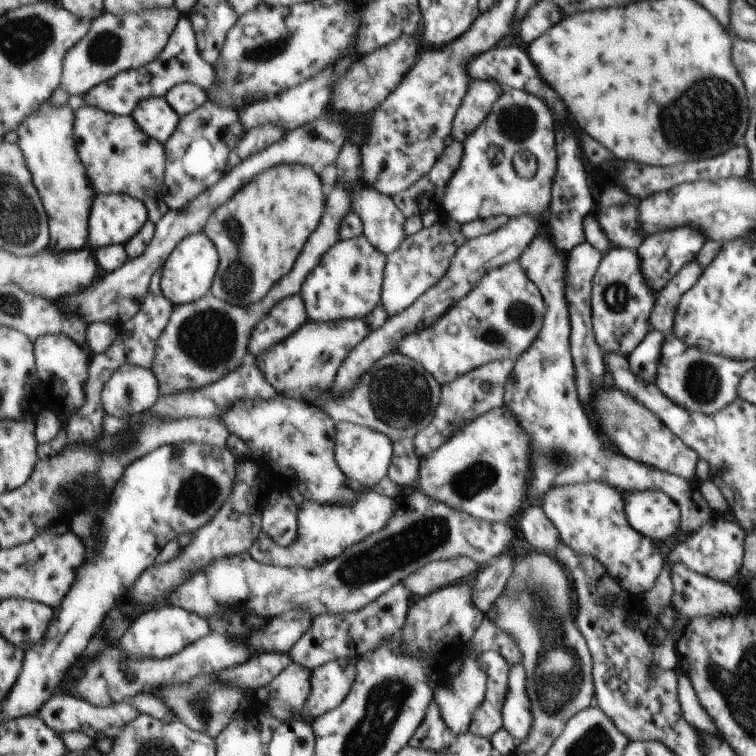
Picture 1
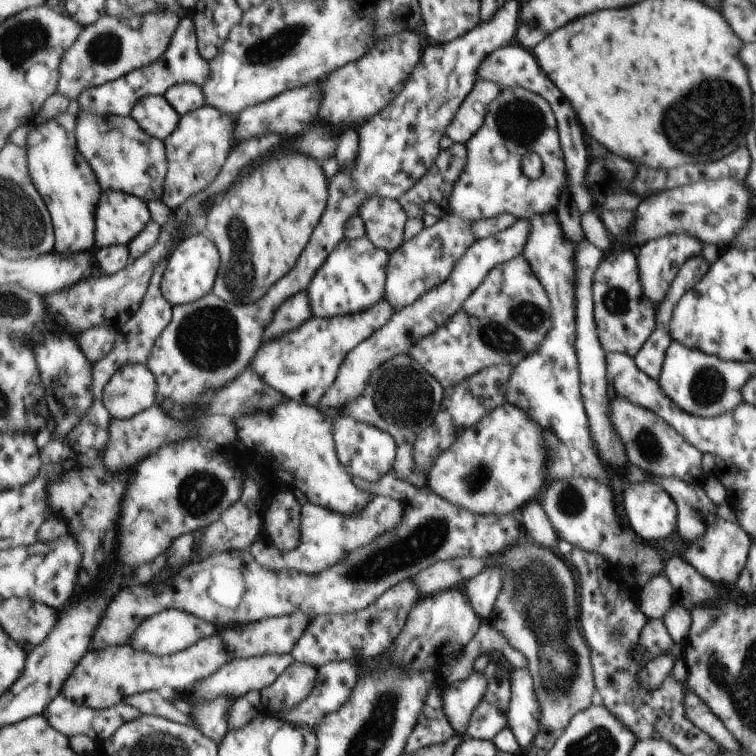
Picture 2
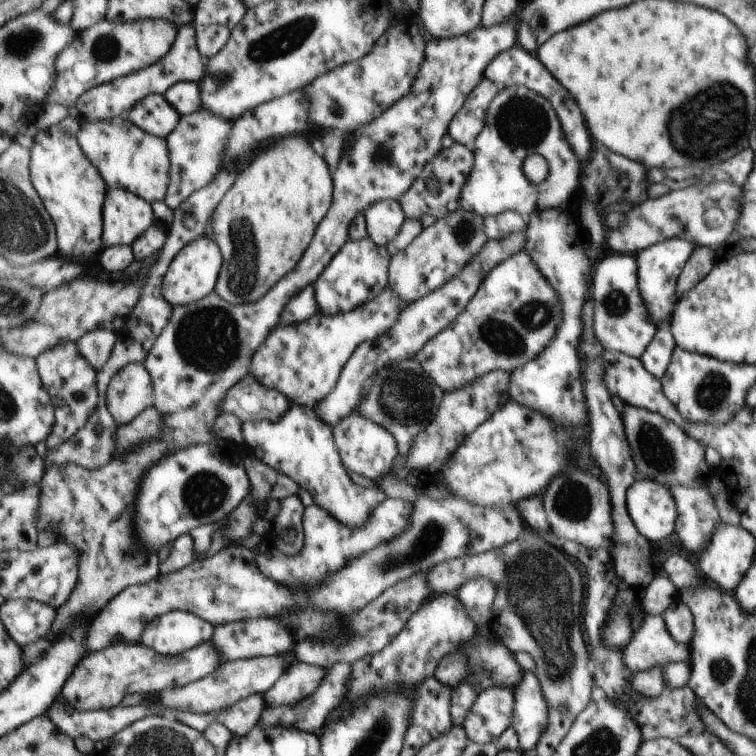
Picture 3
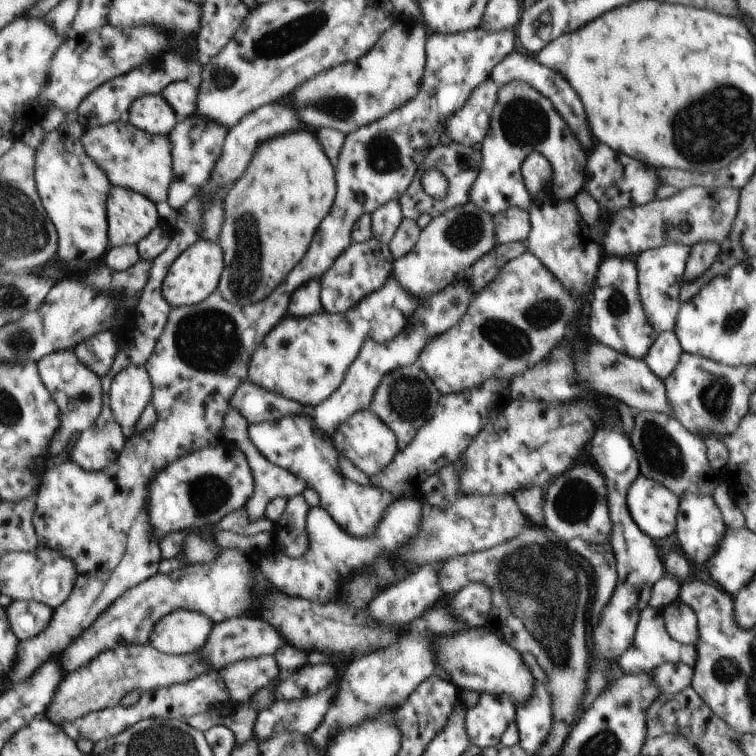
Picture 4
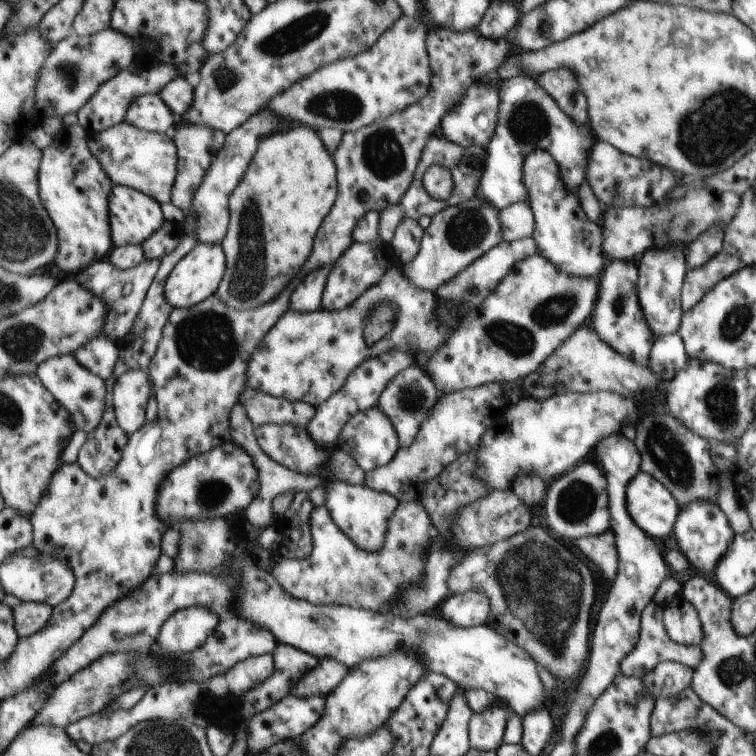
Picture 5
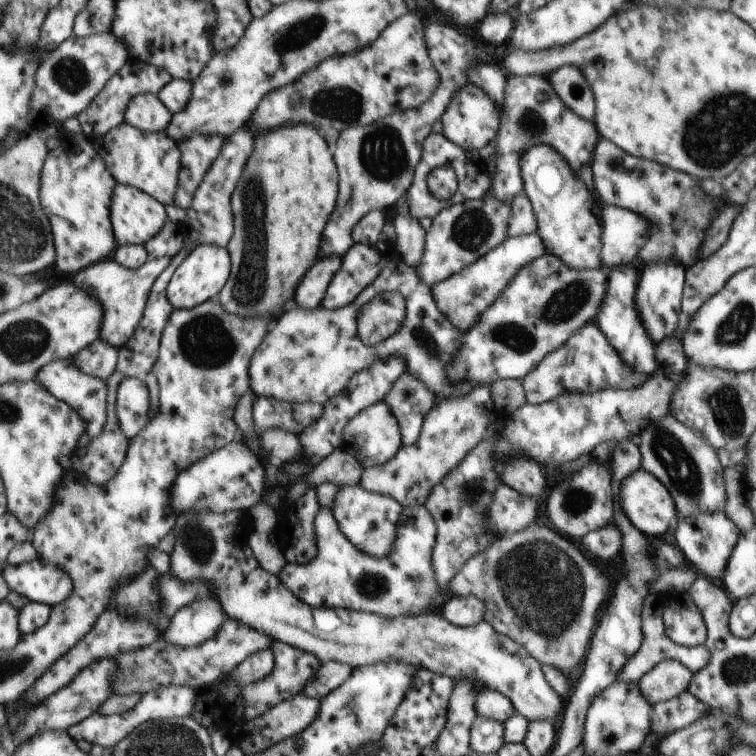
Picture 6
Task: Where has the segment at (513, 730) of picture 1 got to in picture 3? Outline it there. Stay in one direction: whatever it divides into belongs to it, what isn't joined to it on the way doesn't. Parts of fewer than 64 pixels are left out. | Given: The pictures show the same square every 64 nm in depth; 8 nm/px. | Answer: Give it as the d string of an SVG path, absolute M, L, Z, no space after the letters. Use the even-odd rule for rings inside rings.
M531 671L522 672L522 681L513 689L513 727L521 752L532 751L547 726L547 705L539 681Z

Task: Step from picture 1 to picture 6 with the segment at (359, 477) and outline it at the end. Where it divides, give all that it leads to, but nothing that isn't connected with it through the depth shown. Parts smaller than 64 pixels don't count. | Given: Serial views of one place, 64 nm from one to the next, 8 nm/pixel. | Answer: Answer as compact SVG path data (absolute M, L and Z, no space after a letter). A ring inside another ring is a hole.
M385 401L376 402L357 413L343 429L342 442L343 447L352 452L363 468L387 462L402 445L397 419L391 414Z

